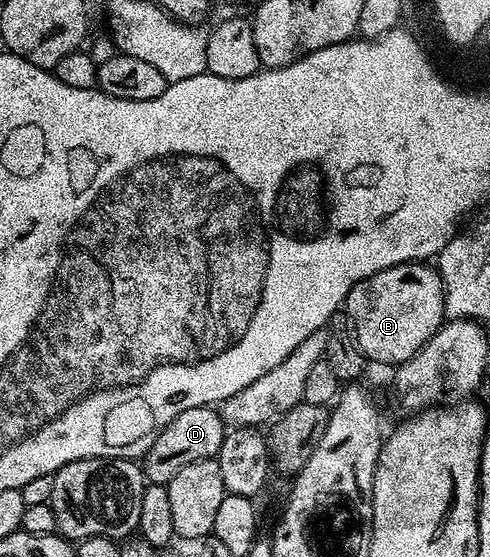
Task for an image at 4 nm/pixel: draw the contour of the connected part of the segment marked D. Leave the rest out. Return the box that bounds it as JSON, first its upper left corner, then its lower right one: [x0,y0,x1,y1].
[142,407,226,485]

